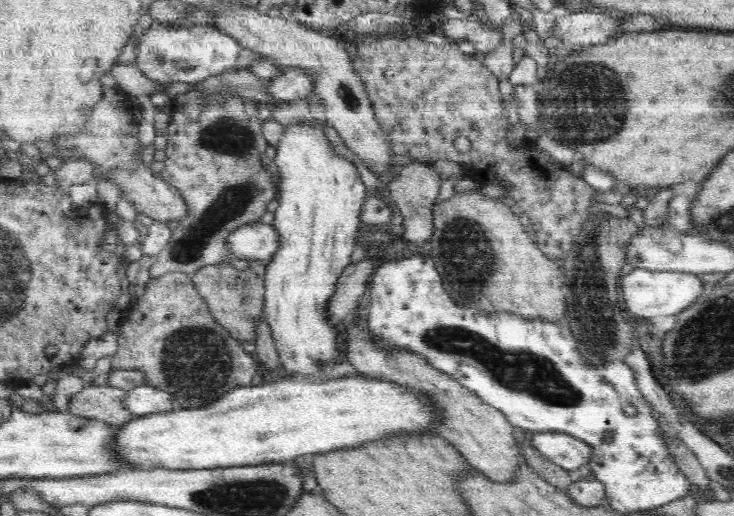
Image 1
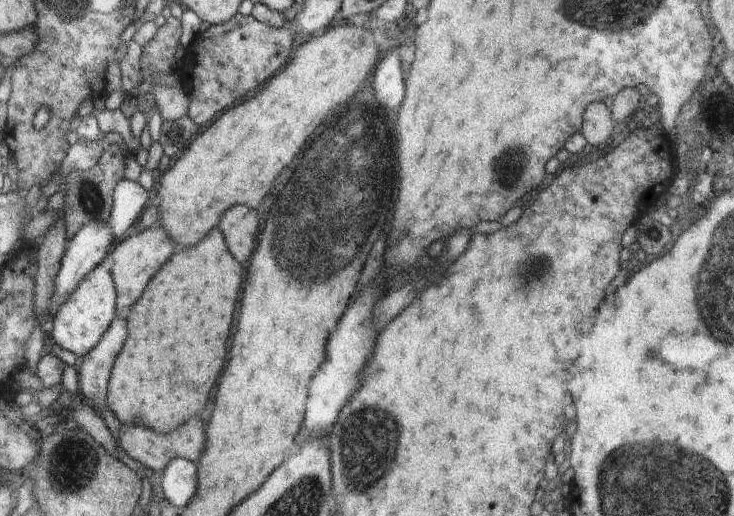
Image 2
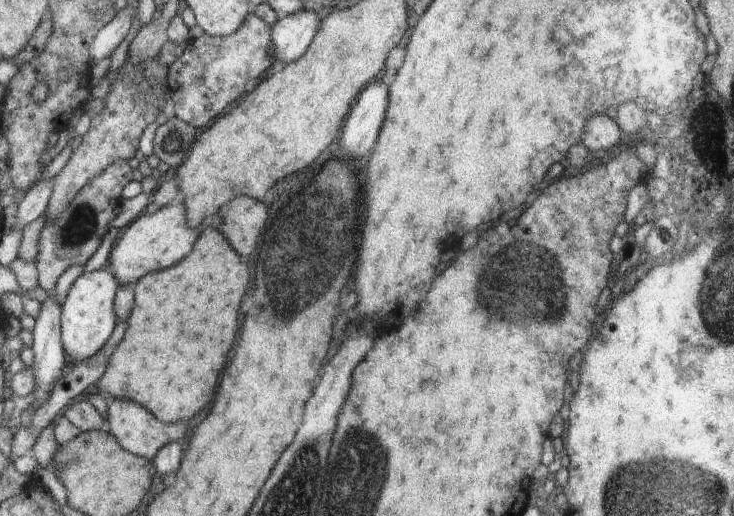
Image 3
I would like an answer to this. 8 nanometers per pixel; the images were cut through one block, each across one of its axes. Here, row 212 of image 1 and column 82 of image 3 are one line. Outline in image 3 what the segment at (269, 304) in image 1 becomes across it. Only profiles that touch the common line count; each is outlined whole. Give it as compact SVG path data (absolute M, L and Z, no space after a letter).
M104 268L85 272L72 284L60 310L61 342L70 363L77 364L91 359L110 339L117 324L114 312L116 290L118 283L115 276L106 272Z

